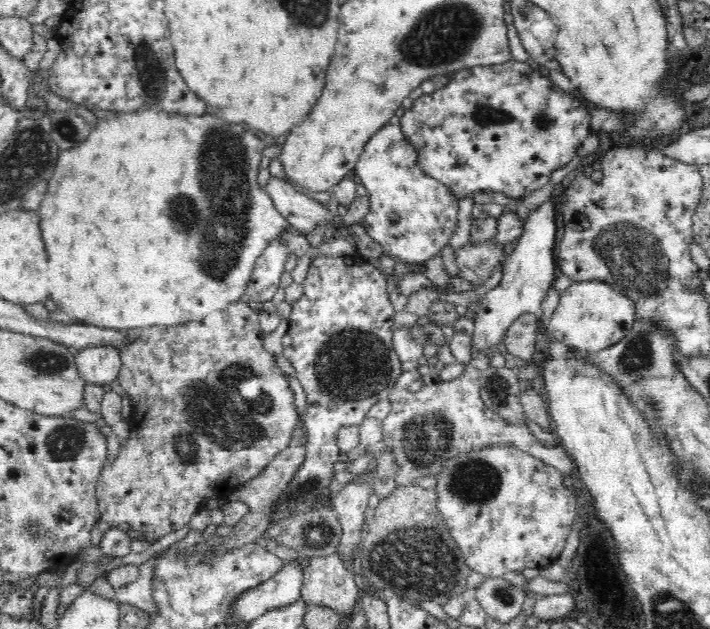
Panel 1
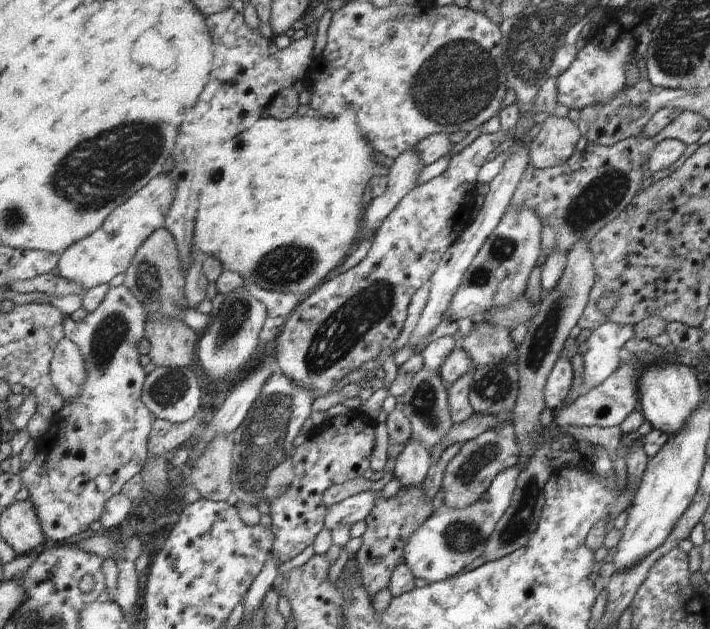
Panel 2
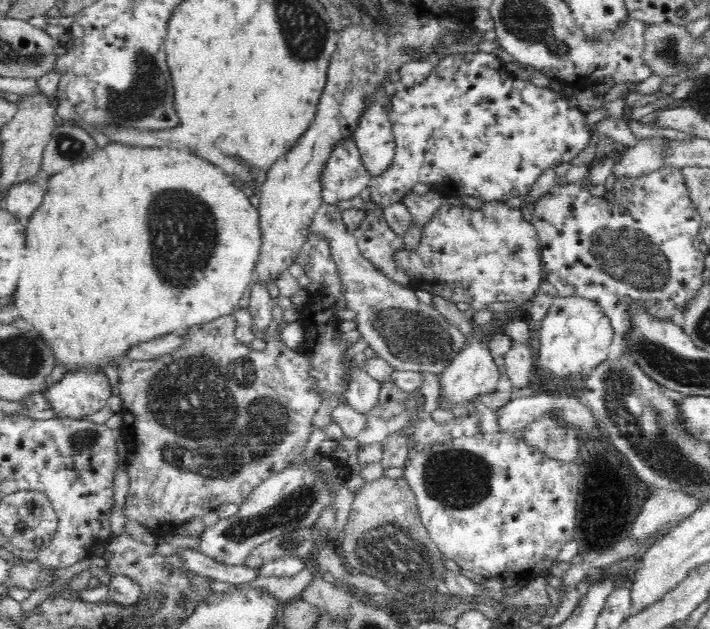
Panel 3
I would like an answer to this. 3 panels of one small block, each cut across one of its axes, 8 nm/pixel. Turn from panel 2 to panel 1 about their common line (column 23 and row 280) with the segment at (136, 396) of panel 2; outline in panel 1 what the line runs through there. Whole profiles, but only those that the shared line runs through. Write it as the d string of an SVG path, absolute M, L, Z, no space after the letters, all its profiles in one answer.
M488 240L480 246L474 246L468 242L460 250L456 250L456 256L454 256L456 266L460 270L458 276L478 286L478 282L484 282L492 276L494 268L498 266L504 268L504 260L508 258L506 254L508 252L504 252L496 240Z

